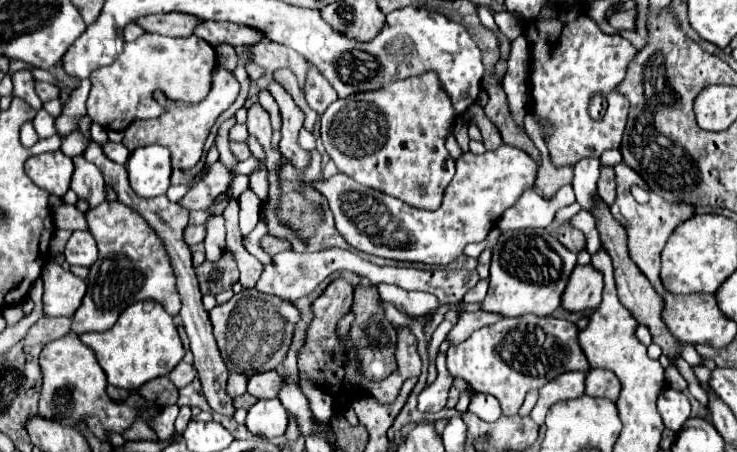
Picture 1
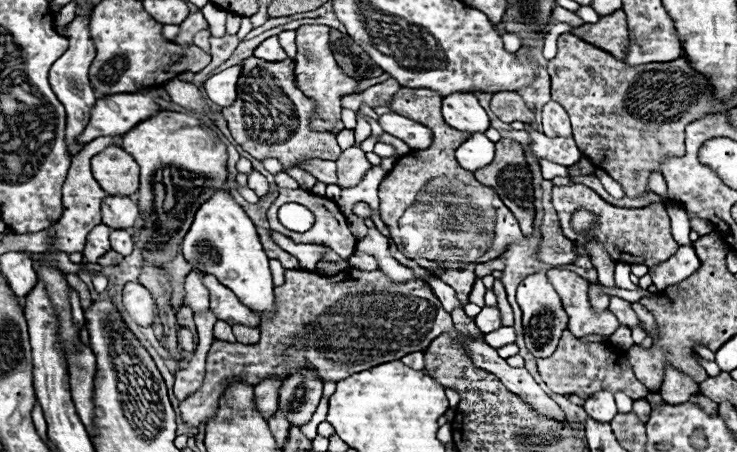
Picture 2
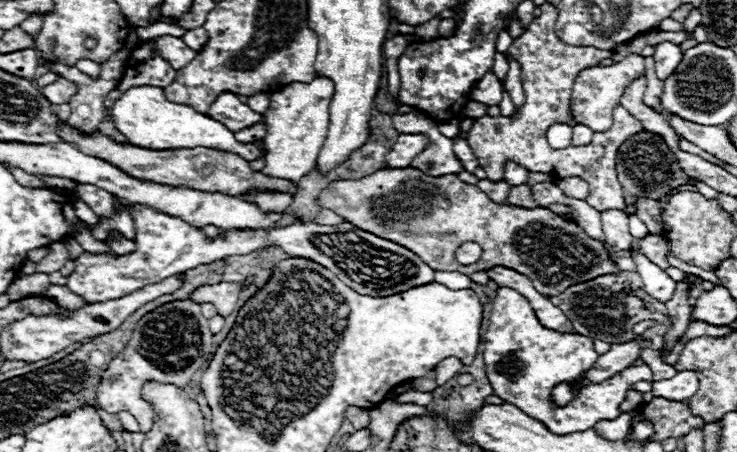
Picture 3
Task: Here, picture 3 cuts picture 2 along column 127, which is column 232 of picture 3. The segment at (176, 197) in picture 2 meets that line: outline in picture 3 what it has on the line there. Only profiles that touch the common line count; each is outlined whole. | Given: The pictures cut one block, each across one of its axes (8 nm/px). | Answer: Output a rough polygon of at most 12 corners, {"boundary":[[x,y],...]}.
{"boundary":[[156,86],[128,88],[110,110],[130,144],[218,148],[256,160],[224,124]]}

